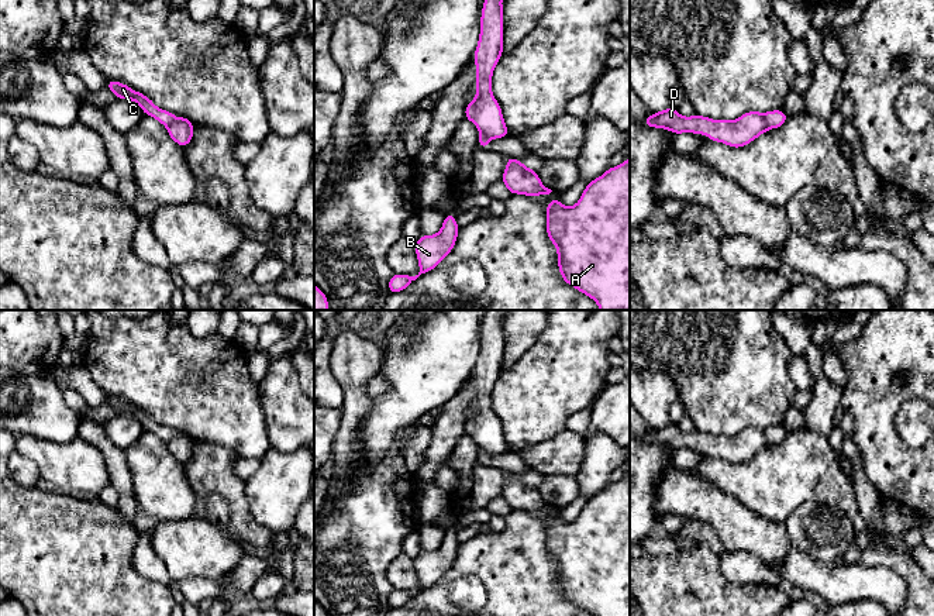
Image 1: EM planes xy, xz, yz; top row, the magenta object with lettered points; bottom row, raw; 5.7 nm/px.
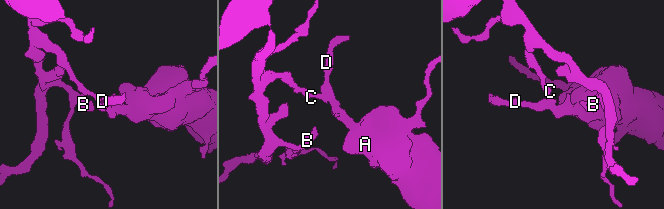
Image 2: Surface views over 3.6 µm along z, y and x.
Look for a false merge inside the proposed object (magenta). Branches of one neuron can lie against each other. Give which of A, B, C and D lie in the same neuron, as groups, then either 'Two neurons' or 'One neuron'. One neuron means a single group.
Groups: A D / B C. Two neurons

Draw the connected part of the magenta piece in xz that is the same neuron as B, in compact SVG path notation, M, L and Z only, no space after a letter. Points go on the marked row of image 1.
M448 214L444 217L444 224L437 234L421 235L414 242L420 272L416 276L394 273L387 283L390 293L404 290L421 273L432 271L452 251L458 231L459 226L455 216Z

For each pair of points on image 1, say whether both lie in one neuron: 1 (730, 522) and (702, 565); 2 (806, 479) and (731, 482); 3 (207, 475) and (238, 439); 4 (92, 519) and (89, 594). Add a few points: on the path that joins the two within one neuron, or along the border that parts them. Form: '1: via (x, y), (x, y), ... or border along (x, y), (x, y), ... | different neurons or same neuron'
1: border along (690, 519), (706, 522), (726, 550) | different neurons
2: via (788, 479), (750, 482) | same neuron
3: border along (197, 440), (228, 447), (241, 457) | different neurons
4: via (89, 537), (89, 575) | same neuron

